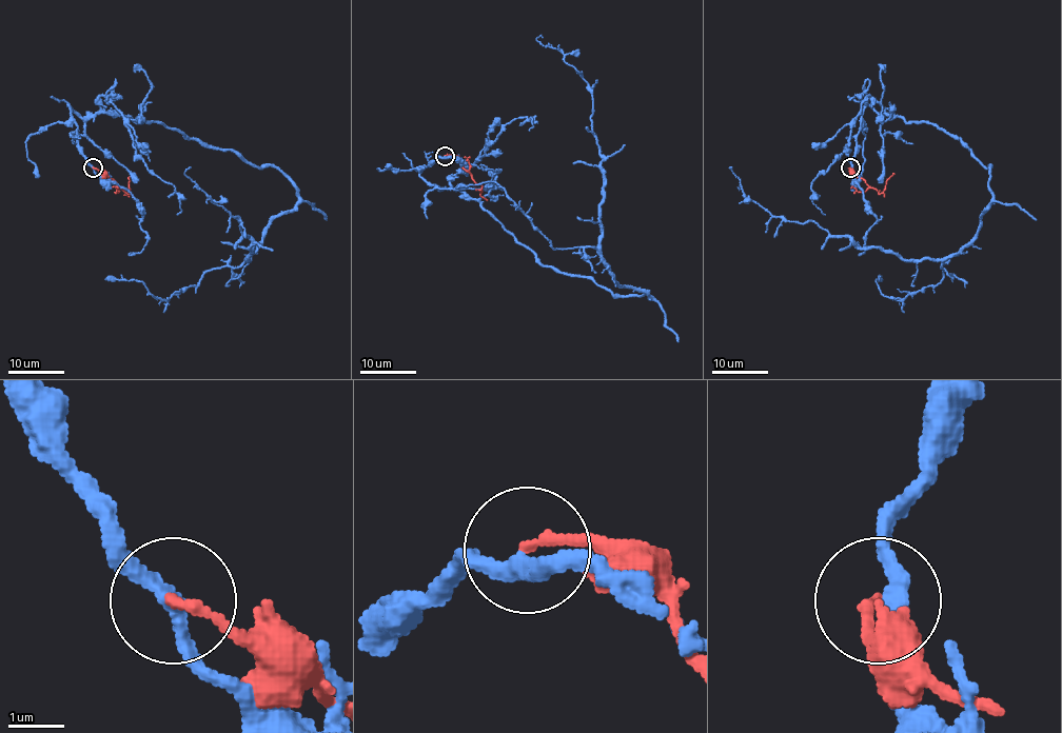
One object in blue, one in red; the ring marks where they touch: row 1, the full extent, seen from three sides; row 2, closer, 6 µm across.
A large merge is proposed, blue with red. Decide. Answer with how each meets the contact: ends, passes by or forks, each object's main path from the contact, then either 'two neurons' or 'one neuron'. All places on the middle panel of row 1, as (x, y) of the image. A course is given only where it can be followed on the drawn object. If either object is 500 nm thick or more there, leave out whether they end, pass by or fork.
blue passes by; red ends; course blue (445, 156), (420, 176), (474, 198), (543, 264), (650, 298), (622, 286), (604, 263), (591, 91), (543, 38); course red (445, 156), (452, 155), (480, 184), (480, 195), (487, 199); two neurons

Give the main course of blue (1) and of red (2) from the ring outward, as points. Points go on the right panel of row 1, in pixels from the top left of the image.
1: (850, 167), (870, 104), (959, 138), (989, 165), (992, 202), (958, 252), (901, 259), (771, 215), (732, 167)
2: (850, 167), (849, 170), (879, 194), (893, 173)

